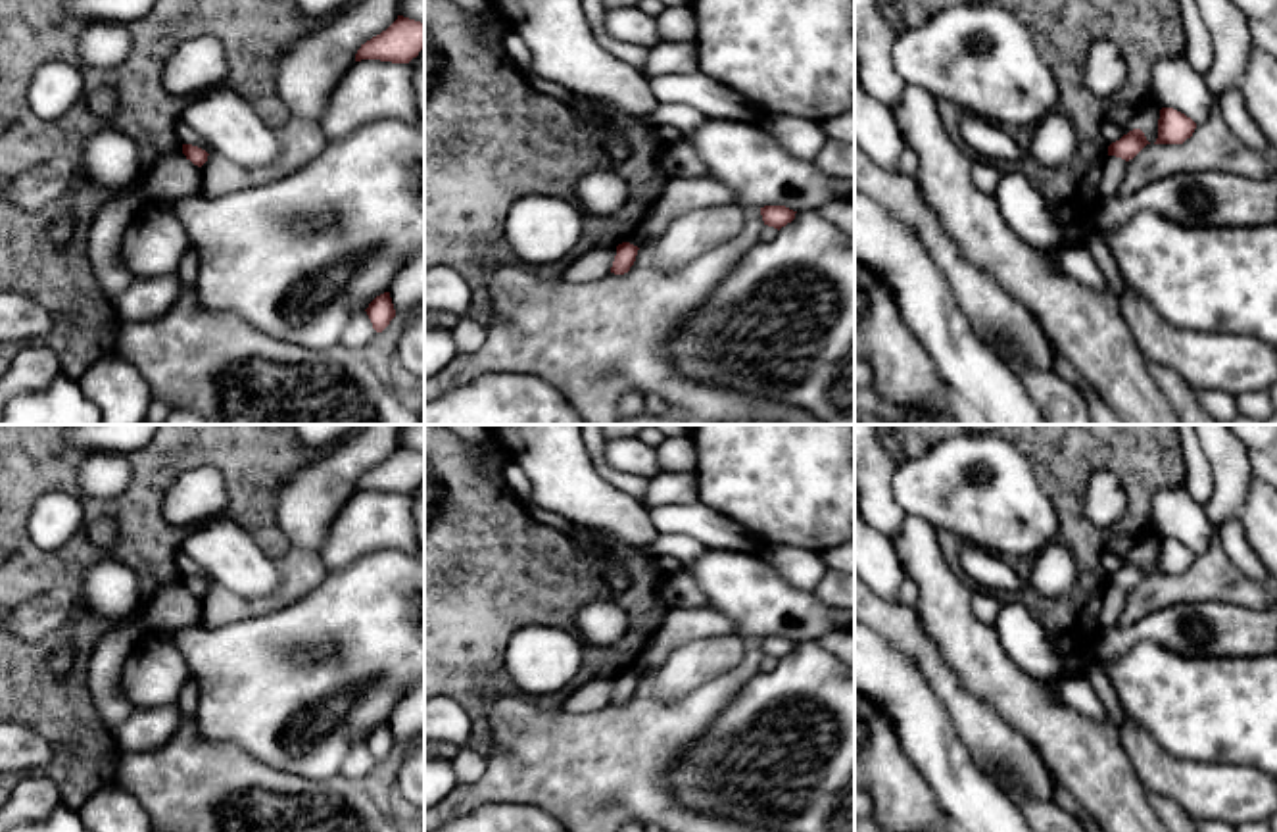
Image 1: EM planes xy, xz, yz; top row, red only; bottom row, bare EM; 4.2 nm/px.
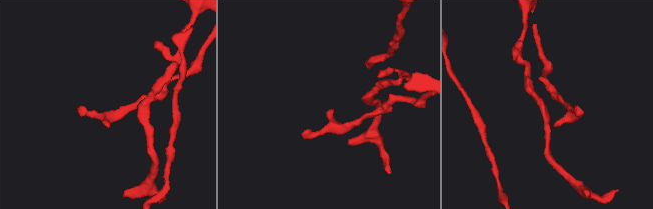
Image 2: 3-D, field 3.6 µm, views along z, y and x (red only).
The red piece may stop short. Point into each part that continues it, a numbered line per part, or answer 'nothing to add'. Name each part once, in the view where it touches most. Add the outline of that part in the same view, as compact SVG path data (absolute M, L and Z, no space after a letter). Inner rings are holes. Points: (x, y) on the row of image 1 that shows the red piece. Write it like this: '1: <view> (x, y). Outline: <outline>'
nothing to add

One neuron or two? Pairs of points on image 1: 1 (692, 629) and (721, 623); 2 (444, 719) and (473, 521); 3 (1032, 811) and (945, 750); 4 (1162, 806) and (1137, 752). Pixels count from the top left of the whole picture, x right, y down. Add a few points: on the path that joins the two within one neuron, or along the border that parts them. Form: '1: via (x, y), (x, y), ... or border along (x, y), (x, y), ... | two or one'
1: via (699, 623), (713, 623) | one
2: border along (444, 696), (452, 698), (469, 715), (469, 738) | two
3: border along (1005, 794), (1020, 811) | two
4: border along (1149, 792), (1172, 798), (1185, 811) | two

